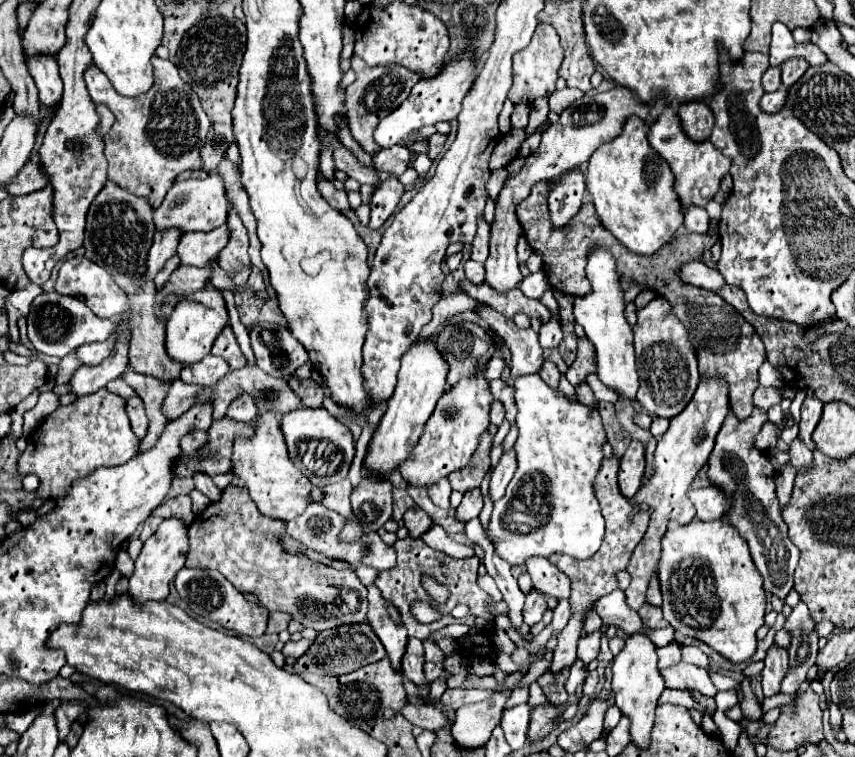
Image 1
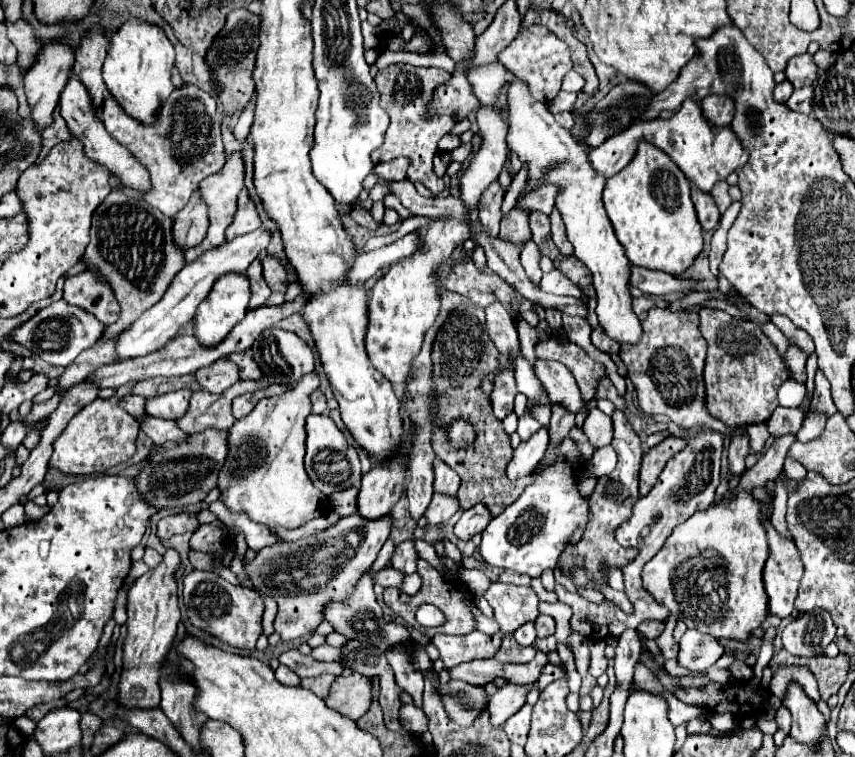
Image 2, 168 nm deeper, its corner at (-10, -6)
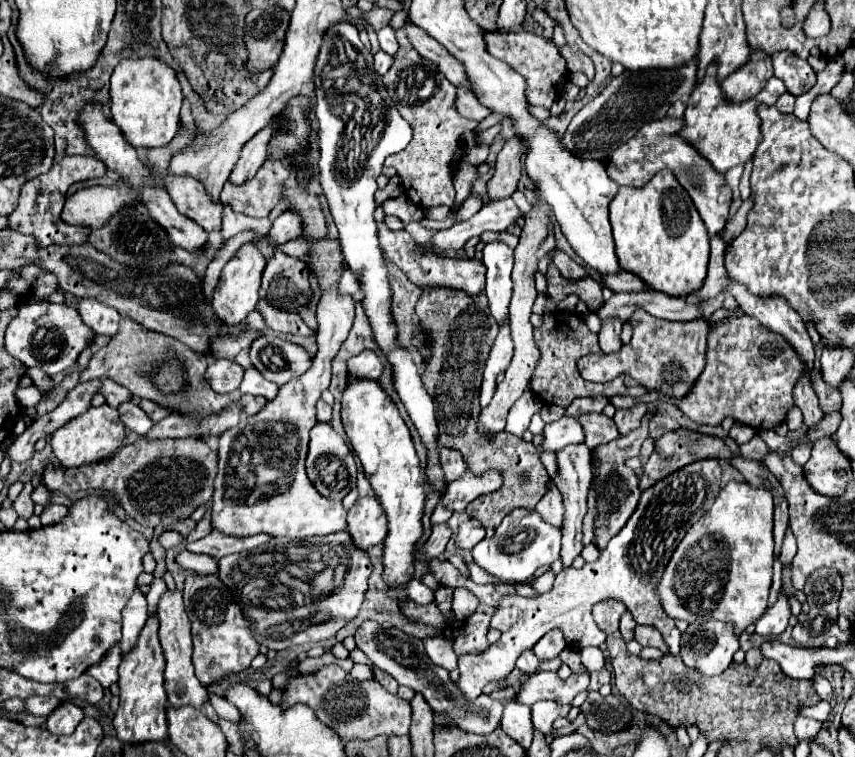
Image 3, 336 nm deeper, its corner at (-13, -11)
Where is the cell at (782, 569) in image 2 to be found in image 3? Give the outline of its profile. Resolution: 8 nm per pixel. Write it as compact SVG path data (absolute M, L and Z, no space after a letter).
M781 594L779 600L775 602L773 608L769 608L757 622L755 622L755 632L759 636L779 636L791 618L791 610L789 610L789 600Z

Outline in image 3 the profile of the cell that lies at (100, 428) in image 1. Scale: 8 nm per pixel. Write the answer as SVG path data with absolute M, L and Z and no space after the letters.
M103 404L97 408L89 408L85 414L71 418L67 424L57 428L51 434L51 446L61 466L77 468L83 464L107 460L123 444L123 438L125 438L125 426L121 424L117 410L111 408L109 404Z

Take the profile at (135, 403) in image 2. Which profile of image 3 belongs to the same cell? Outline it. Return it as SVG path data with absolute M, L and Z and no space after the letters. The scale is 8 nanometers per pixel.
M107 378L101 380L99 392L105 396L107 404L113 406L113 408L117 408L119 404L123 404L125 400L131 400L131 396L125 392L125 388L121 388L119 384L113 384L113 380L107 380Z

